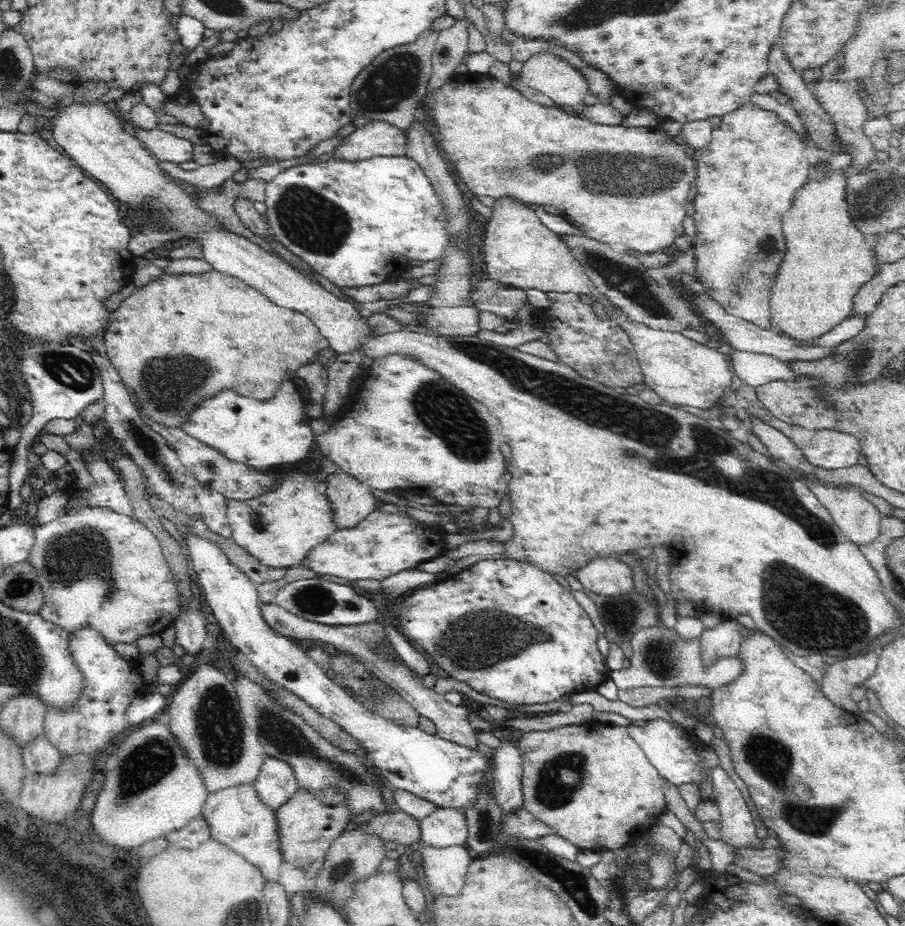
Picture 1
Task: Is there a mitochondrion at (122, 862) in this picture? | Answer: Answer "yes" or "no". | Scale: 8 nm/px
no

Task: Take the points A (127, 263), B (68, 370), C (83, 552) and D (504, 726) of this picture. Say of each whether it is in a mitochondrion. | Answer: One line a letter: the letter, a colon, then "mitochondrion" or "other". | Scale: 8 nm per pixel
A: other
B: mitochondrion
C: mitochondrion
D: other

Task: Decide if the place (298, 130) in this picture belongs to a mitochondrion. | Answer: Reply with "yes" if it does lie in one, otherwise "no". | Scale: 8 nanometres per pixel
no

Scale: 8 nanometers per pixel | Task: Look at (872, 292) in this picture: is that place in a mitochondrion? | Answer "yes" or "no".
no

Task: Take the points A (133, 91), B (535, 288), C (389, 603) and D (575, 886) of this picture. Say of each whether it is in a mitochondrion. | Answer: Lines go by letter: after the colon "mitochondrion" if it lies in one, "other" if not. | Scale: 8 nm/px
A: other
B: other
C: other
D: mitochondrion

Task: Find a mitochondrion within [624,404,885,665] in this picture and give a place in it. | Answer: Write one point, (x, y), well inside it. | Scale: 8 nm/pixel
(809, 616)

